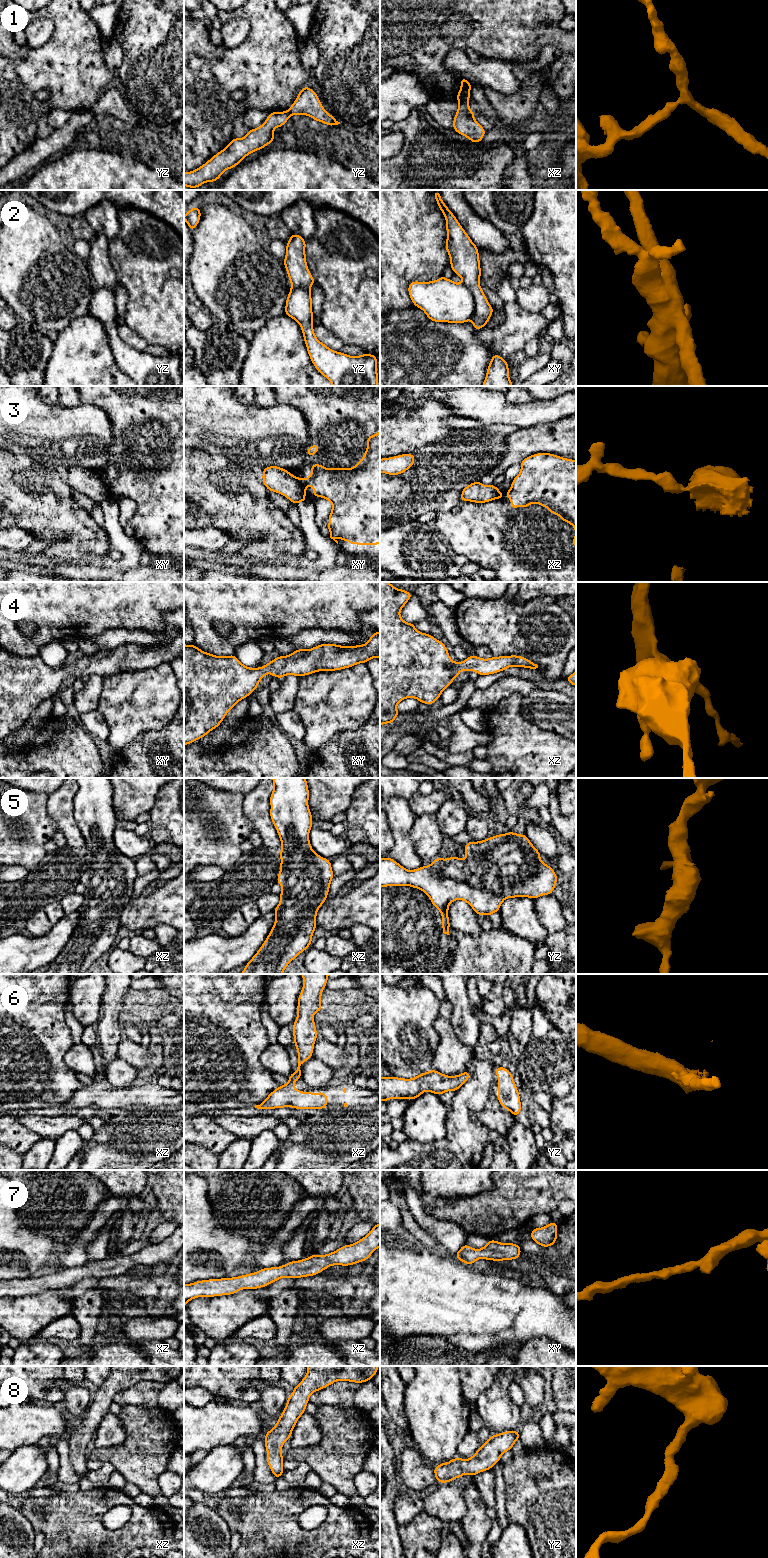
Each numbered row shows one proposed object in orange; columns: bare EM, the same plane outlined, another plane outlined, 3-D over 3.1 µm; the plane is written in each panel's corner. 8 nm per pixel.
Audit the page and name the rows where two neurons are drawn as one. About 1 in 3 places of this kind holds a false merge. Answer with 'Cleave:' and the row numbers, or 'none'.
Cleave: 1, 2, 3

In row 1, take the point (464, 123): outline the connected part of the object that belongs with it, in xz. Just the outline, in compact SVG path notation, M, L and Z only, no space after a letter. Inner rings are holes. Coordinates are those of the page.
M469 99L458 102L458 110L453 119L453 130L465 136L470 142L482 141L486 130L475 120L474 111L469 108Z

